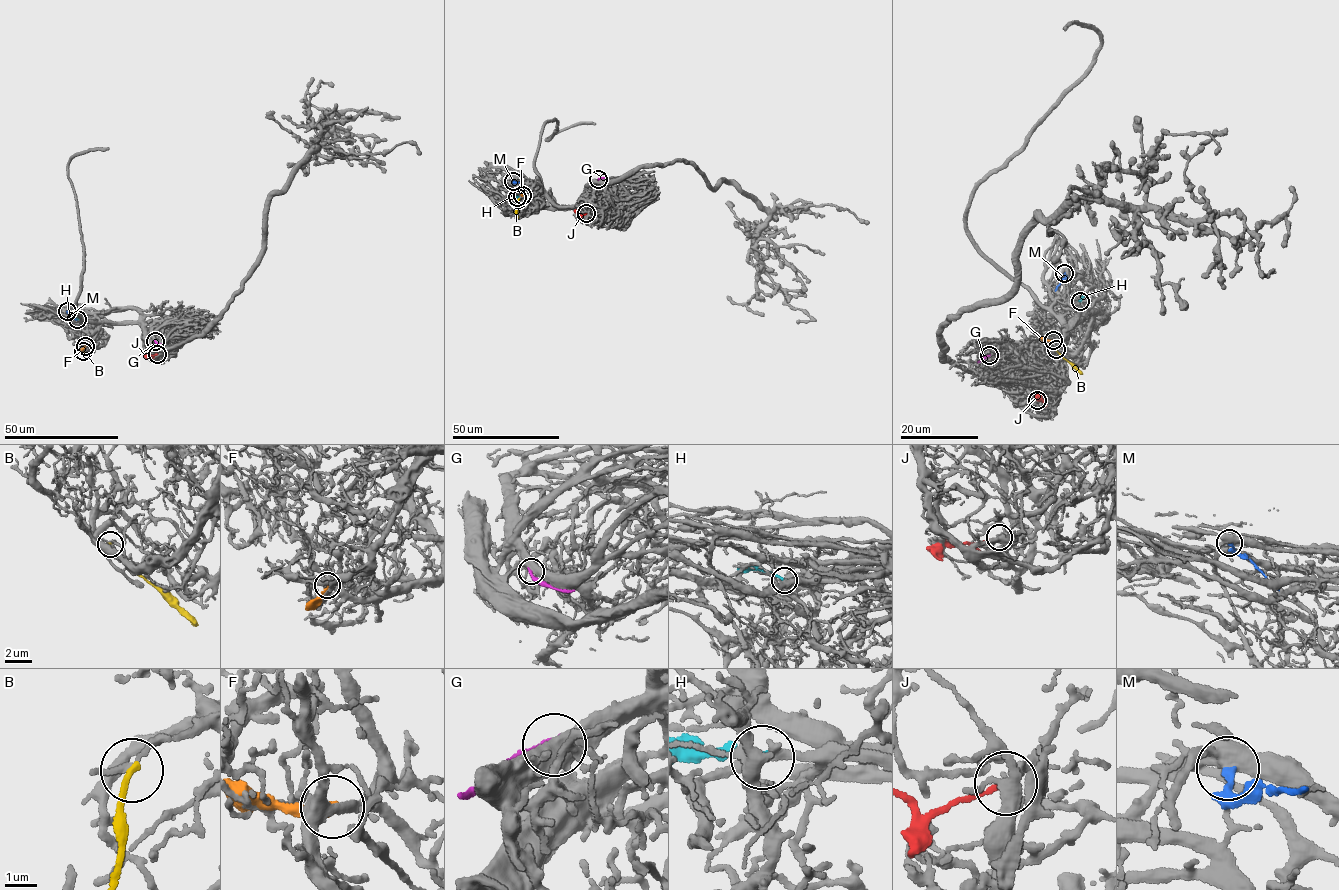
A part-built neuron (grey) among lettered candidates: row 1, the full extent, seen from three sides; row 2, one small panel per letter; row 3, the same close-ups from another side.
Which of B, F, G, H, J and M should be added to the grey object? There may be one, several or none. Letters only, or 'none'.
none

